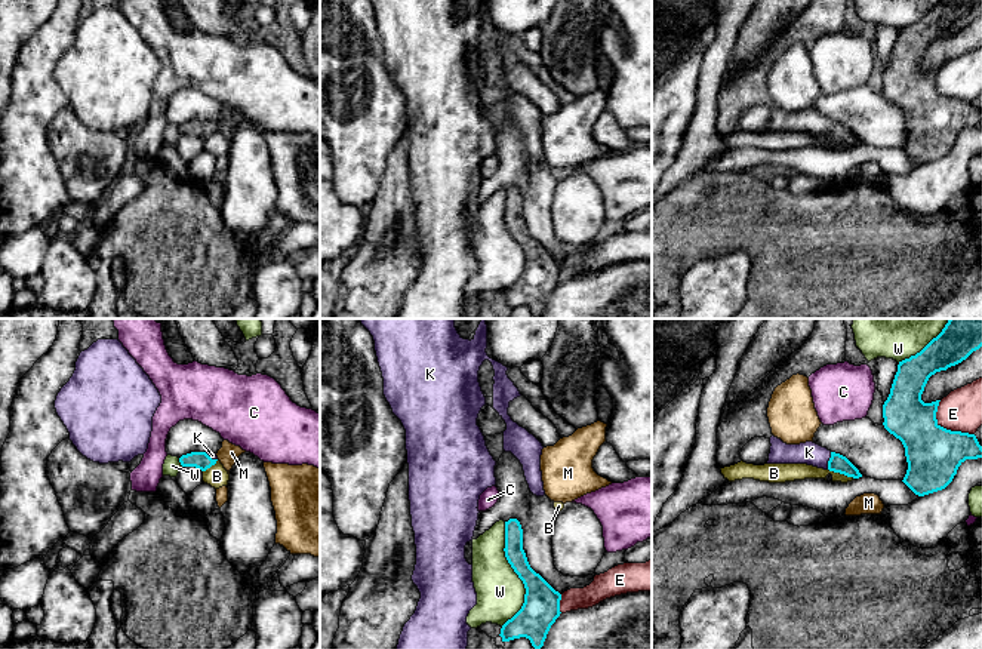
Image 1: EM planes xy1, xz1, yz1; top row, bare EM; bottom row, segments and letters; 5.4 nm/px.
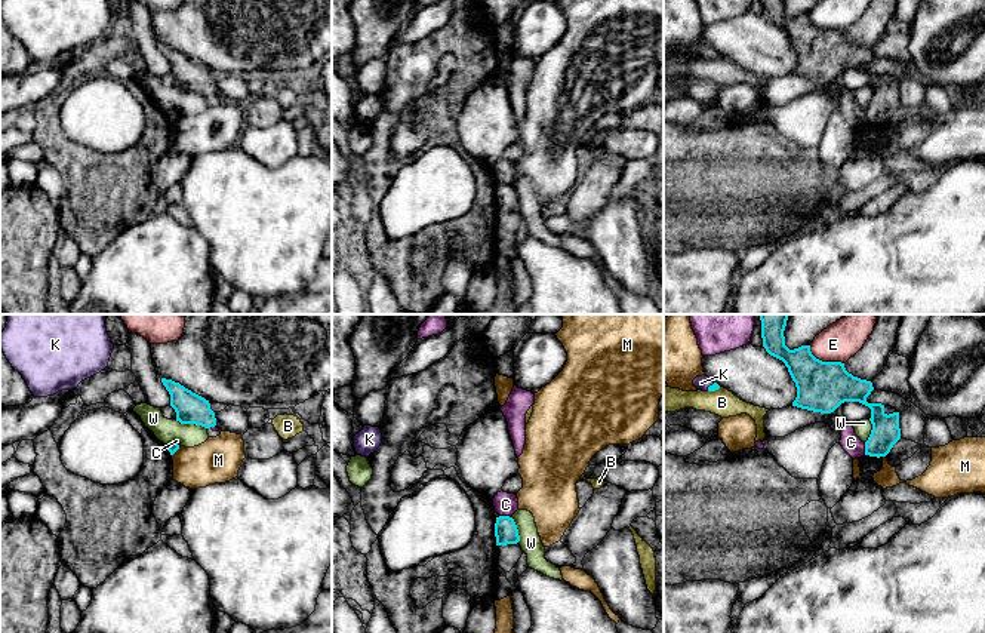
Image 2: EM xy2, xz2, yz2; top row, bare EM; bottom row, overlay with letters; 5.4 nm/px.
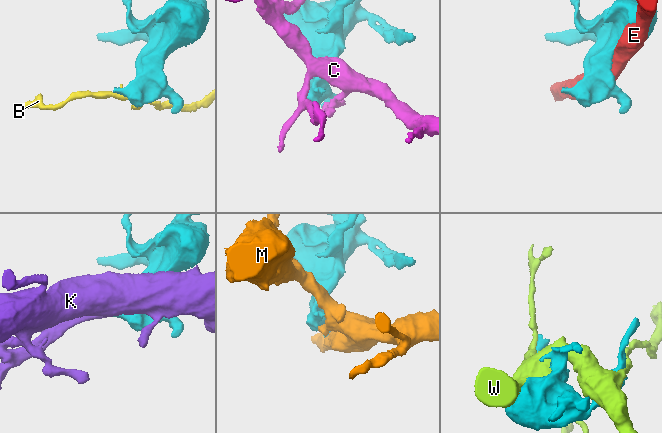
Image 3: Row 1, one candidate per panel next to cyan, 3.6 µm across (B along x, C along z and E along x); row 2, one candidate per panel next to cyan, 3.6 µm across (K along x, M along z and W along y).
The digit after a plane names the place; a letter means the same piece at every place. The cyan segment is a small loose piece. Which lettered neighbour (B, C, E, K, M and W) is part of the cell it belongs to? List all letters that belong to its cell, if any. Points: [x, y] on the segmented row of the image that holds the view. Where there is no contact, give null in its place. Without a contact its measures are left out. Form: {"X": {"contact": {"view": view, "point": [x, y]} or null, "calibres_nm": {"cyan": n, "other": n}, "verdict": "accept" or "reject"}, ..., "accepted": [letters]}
{"B": {"contact": {"view": "yz1", "point": [842, 473]}, "calibres_nm": {"cyan": 100, "other": 100}, "verdict": "reject"}, "C": {"contact": {"view": "xz2", "point": [505, 516]}, "calibres_nm": {"cyan": 130, "other": 130}, "verdict": "reject"}, "E": {"contact": {"view": "yz1", "point": [945, 428]}, "calibres_nm": {"cyan": 300, "other": 220}, "verdict": "reject"}, "K": {"contact": {"view": "yz1", "point": [828, 461]}, "calibres_nm": {"cyan": 100, "other": 120}, "verdict": "accept"}, "M": {"contact": {"view": "xy2", "point": [175, 451]}, "calibres_nm": {"cyan": 60, "other": 240}, "verdict": "reject"}, "W": {"contact": {"view": "xz1", "point": [517, 574]}, "calibres_nm": {"cyan": 200, "other": 260}, "verdict": "reject"}, "accepted": ["K"]}

